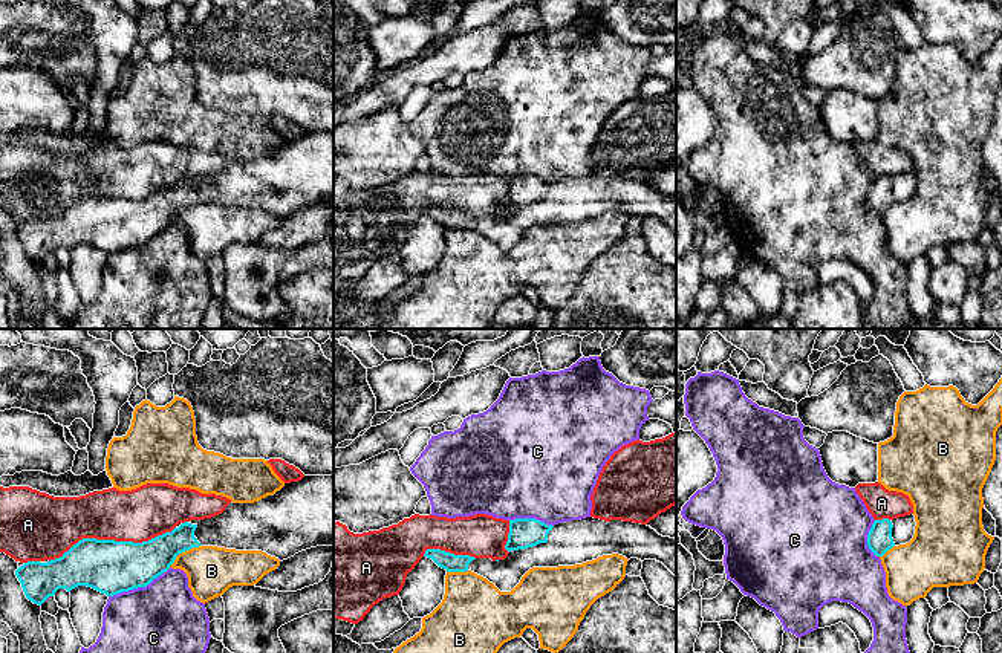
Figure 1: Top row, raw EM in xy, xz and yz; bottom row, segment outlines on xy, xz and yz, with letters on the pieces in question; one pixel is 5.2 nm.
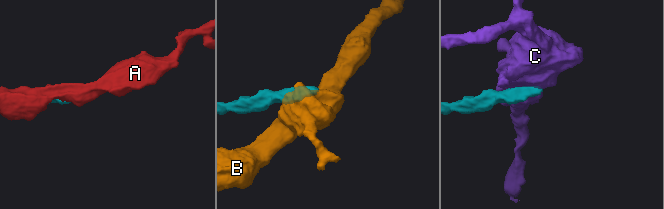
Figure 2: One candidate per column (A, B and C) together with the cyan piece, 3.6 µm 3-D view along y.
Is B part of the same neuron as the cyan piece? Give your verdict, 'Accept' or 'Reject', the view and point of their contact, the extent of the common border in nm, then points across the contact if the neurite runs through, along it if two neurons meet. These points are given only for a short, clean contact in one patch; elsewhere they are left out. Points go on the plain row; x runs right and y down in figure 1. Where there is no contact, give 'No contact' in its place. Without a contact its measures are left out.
Reject. Touches cyan at xy (182, 208). Shared border 200 nm

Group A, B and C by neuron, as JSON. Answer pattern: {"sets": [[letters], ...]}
{"sets": [["A"], ["B"], ["C"]]}

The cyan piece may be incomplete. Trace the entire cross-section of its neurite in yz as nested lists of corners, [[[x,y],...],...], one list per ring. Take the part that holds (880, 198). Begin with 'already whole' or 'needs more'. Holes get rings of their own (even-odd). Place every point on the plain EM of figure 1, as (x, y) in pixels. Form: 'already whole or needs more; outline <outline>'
needs more; outline [[[915,173],[898,174],[893,177],[875,177],[867,191],[867,205],[877,214],[883,214],[893,203],[909,200],[915,193]]]

